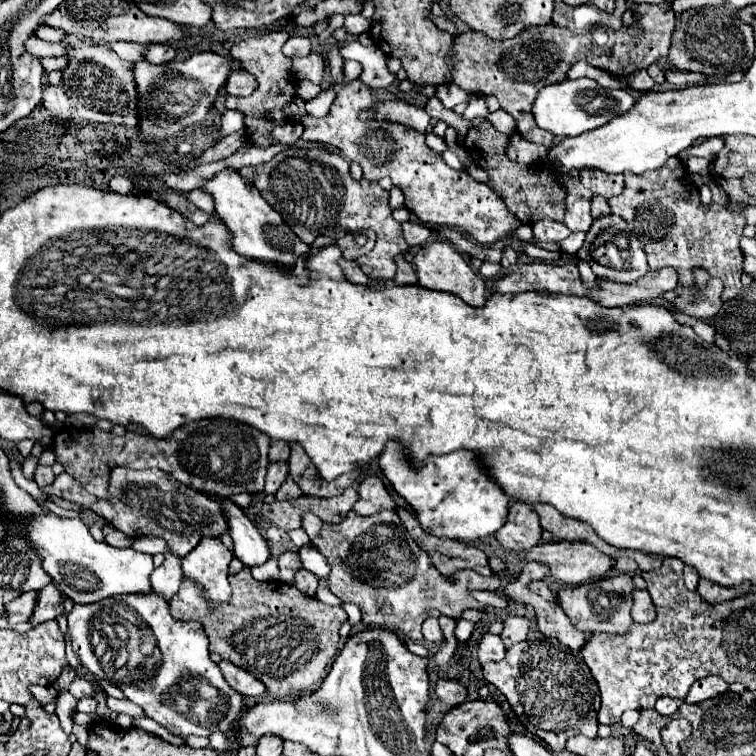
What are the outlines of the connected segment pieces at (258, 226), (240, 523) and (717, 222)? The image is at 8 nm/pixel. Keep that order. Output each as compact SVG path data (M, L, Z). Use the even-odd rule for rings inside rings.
M226 168L214 178L206 180L202 184L202 190L212 194L216 212L226 224L228 232L232 234L232 248L238 254L244 254L252 260L264 260L264 262L278 262L286 268L294 268L296 256L310 250L282 220L282 216L262 198L262 194L256 190L256 186L244 178L240 178L240 172L234 168Z
M224 500L224 506L228 514L228 526L230 526L228 534L234 540L234 556L242 560L246 566L264 564L270 558L270 548L266 544L266 538L236 504Z
M670 158L664 166L660 166L660 170L650 170L644 174L626 174L626 190L608 200L612 214L618 214L620 218L624 218L628 222L628 228L632 230L632 234L636 234L636 238L640 240L646 256L648 256L648 264L650 270L660 270L662 266L672 266L678 274L680 274L680 286L690 288L694 284L694 268L704 268L710 276L716 276L724 282L724 292L722 292L722 302L728 302L732 298L736 298L742 290L741 276L742 272L742 252L738 248L738 238L742 236L742 228L744 228L744 220L738 212L726 208L726 206L718 206L718 204L710 204L704 206L700 202L698 190L690 178L690 174L686 172L684 164L678 158Z

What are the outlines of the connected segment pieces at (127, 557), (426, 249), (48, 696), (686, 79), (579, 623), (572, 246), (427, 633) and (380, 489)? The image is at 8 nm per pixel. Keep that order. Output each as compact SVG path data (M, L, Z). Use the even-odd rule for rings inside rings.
M48 512L28 518L24 534L34 542L42 556L42 566L52 576L54 584L76 604L92 604L118 594L152 592L152 556L136 552L134 548L116 548L106 542L96 542L86 524L78 518L60 518Z
M428 242L426 246L422 246L416 252L412 262L416 266L416 276L418 276L420 286L430 288L430 290L444 290L444 292L458 294L470 306L484 306L484 302L486 302L484 278L480 276L480 280L478 280L478 276L466 264L462 254L456 248L452 248L448 242Z
M34 684L34 686L30 686L28 690L30 690L32 698L38 700L42 706L54 702L54 700L56 700L56 694L58 694L58 690L56 690L54 686L38 686L38 684Z
M668 68L666 70L666 80L670 84L676 84L676 86L686 86L686 84L702 82L702 80L706 80L706 76L700 76L700 74L694 74L694 72L680 72L680 70Z
M620 574L620 576L612 576L612 578L602 578L598 582L588 582L588 584L580 584L580 586L568 586L568 588L560 588L556 602L562 606L562 610L568 614L568 618L572 620L572 624L582 630L584 634L626 634L632 626L632 592L636 590L632 576L628 574Z
M574 232L574 234L570 234L564 242L560 242L560 248L562 248L562 252L568 252L568 254L576 254L580 248L582 248L582 244L584 244L584 238L586 238L586 232Z
M426 618L424 624L422 624L422 634L428 642L442 642L444 640L444 634L440 630L440 624L438 624L438 618Z
M366 476L358 486L358 494L360 498L354 504L354 512L360 516L370 516L386 508L396 508L384 482L378 476Z

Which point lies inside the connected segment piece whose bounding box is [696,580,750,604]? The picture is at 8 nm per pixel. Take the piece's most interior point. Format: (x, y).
(711, 593)

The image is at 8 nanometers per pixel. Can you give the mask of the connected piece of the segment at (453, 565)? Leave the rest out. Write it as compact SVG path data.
M398 508L398 514L400 514L408 534L430 556L436 570L442 572L444 576L452 576L454 572L458 572L462 568L470 568L482 576L492 576L488 558L480 548L470 546L466 542L444 540L444 538L436 538L436 536L428 534L426 530L420 528L416 516L404 508Z

